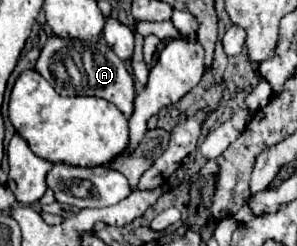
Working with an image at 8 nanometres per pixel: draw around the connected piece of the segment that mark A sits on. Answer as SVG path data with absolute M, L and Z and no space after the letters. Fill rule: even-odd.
M48 37L42 47L42 53L36 61L36 71L50 83L60 95L94 95L114 103L126 117L134 113L134 75L128 71L128 65L108 47L104 39L98 41L78 41L78 39L62 39ZM72 61L78 67L72 71Z

